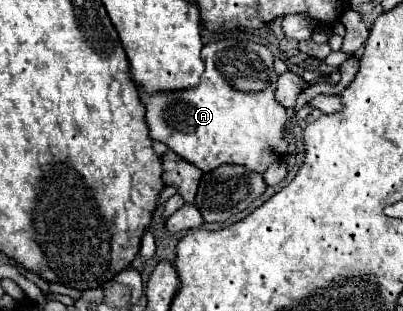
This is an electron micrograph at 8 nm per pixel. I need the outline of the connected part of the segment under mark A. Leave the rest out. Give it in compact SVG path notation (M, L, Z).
M227 36L203 46L203 62L205 70L197 88L163 92L155 96L141 94L141 100L147 108L151 140L167 144L169 150L195 164L203 172L211 172L223 164L241 164L247 170L263 174L267 166L281 160L289 148L289 142L285 140L287 110L275 100L277 72L273 68L273 54L263 44L255 44L239 36Z

